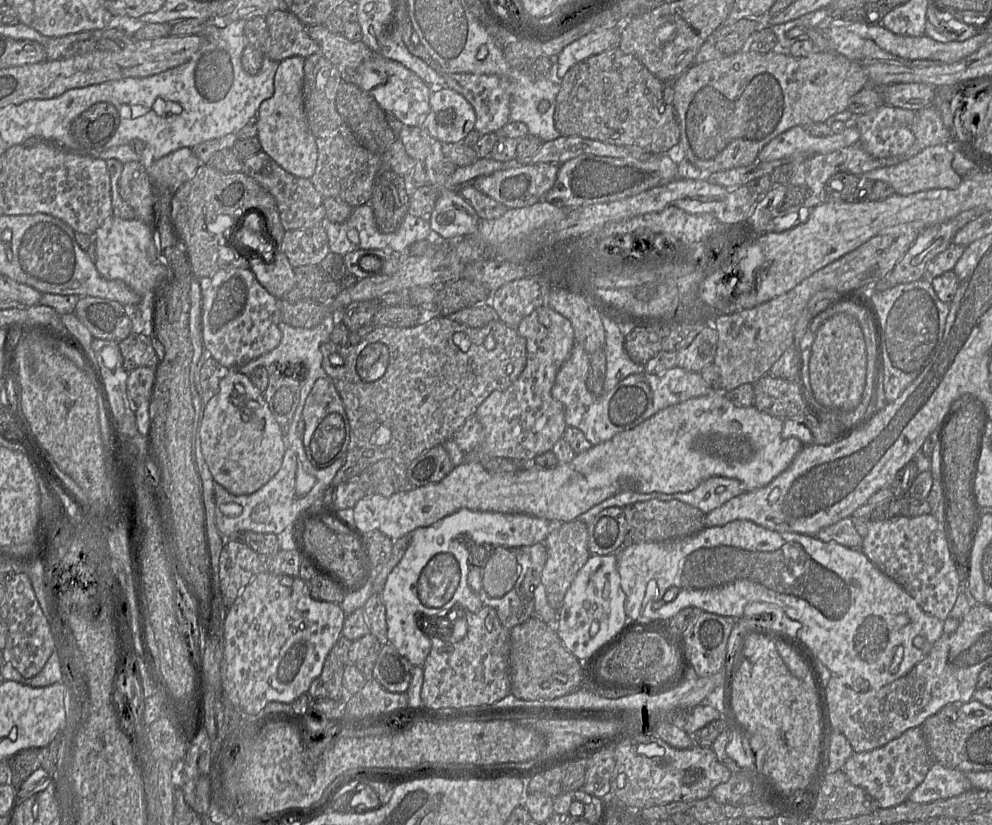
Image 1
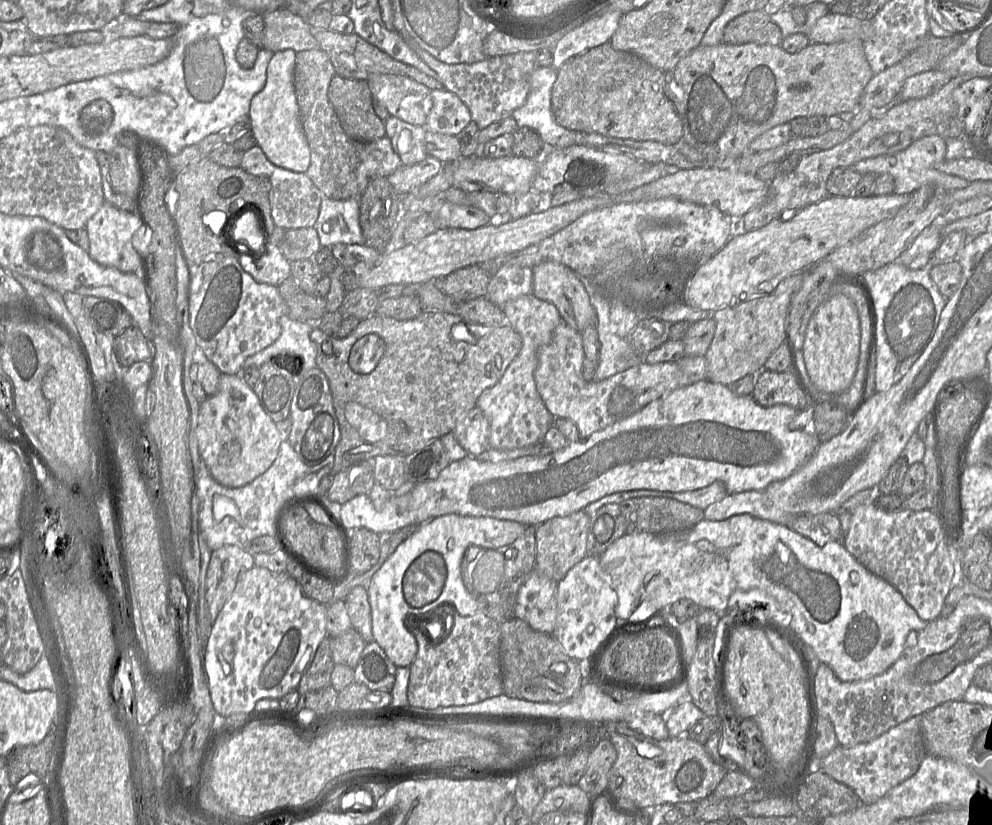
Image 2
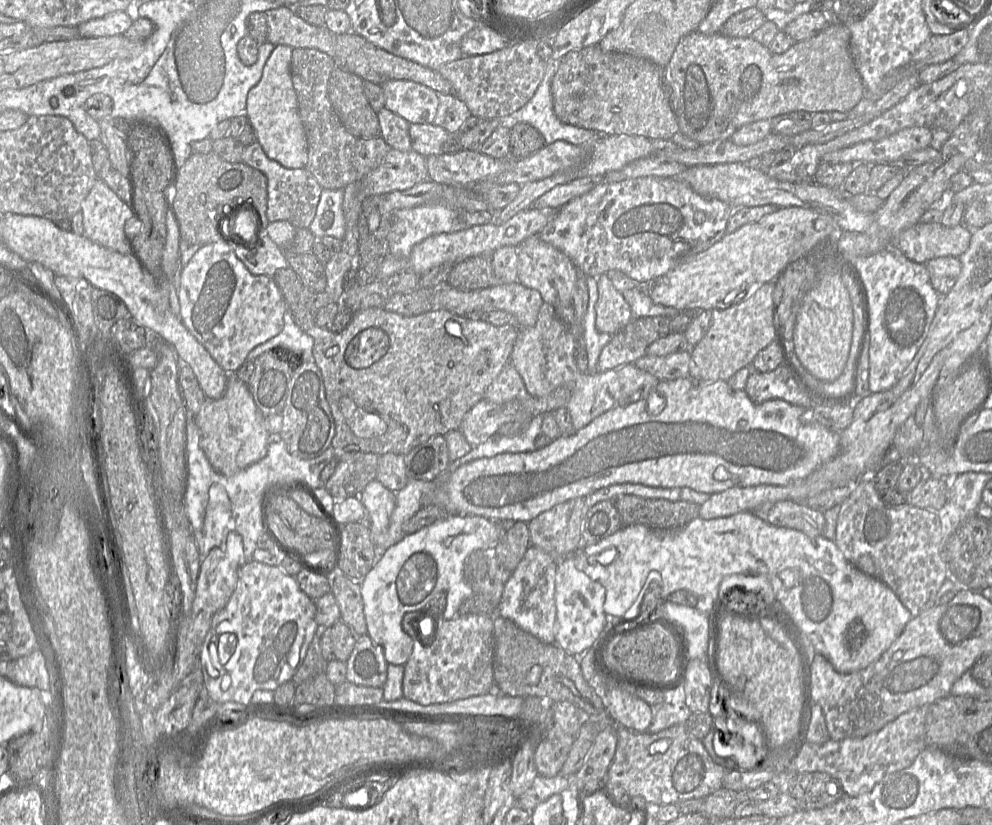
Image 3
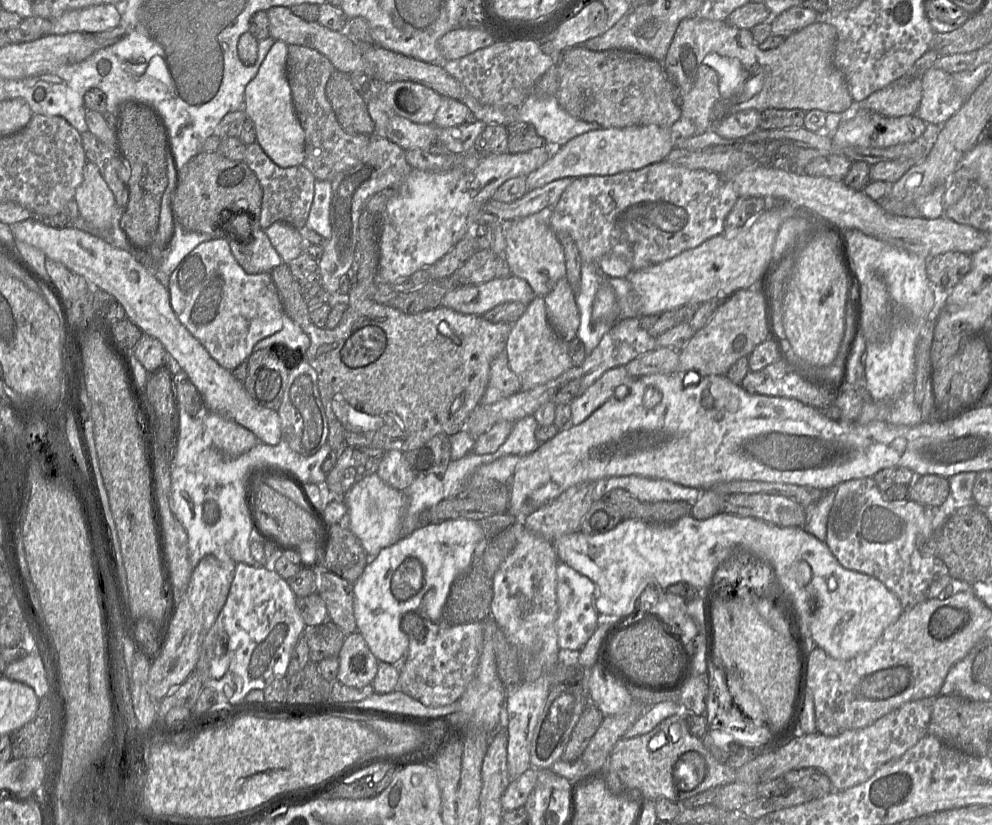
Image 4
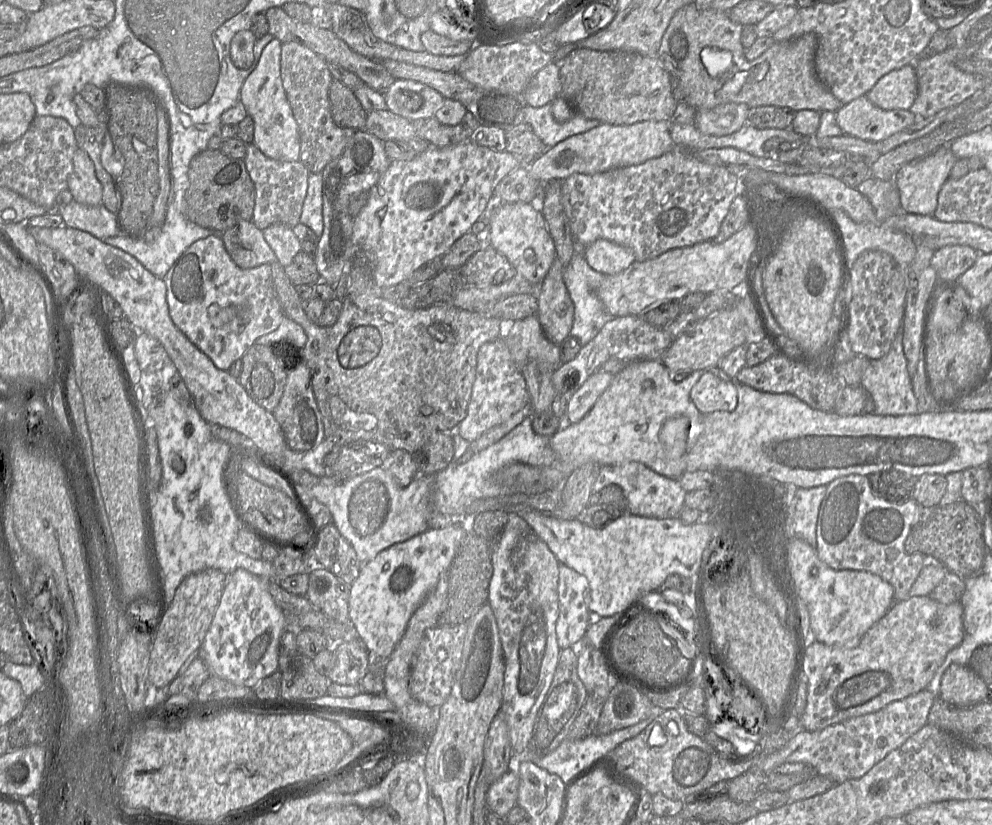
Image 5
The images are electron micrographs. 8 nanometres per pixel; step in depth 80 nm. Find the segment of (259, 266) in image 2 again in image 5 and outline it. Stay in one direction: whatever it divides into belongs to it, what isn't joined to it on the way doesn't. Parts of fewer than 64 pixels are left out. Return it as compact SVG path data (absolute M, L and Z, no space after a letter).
M240 220L224 231L221 239L231 259L242 269L276 262L276 256L263 232L253 222Z

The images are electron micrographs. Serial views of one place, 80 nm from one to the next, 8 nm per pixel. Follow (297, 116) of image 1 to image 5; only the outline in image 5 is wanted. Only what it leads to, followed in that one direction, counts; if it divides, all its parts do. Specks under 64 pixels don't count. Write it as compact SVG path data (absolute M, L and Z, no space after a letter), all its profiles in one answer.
M273 38L263 49L255 69L240 90L240 102L254 122L253 144L267 157L282 161L299 161L298 125L283 88L280 73L281 41Z

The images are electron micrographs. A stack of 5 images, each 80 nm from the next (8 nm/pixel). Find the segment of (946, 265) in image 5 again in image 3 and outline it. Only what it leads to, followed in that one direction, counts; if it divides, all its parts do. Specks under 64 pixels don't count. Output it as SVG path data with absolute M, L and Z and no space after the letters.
M938 257L929 260L925 265L933 288L940 296L947 295L961 273L959 257Z

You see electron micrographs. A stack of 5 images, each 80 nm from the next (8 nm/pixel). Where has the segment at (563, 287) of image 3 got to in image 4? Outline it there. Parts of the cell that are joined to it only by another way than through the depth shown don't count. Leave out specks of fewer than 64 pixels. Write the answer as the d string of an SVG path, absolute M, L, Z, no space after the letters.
M538 214L502 221L506 240L505 259L513 276L525 280L535 297L546 296L563 277L566 265L563 248L547 220Z

